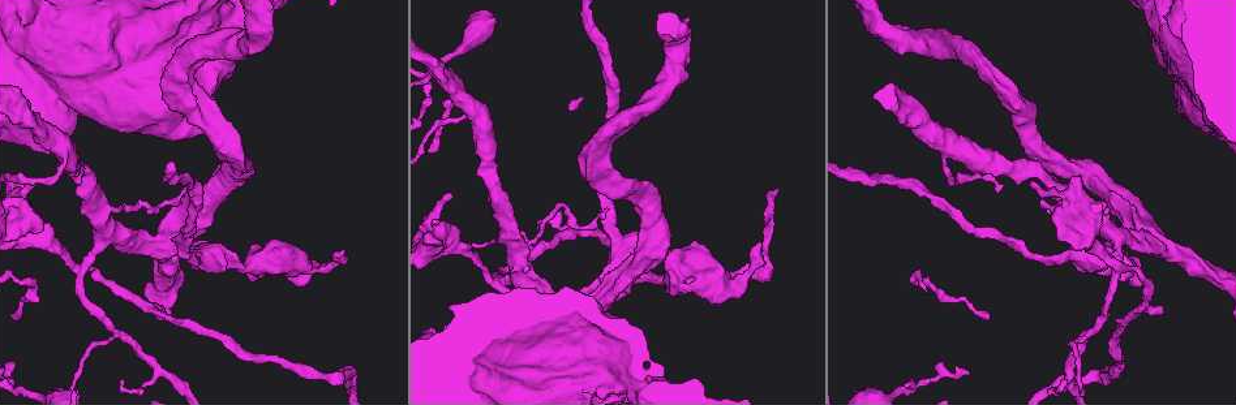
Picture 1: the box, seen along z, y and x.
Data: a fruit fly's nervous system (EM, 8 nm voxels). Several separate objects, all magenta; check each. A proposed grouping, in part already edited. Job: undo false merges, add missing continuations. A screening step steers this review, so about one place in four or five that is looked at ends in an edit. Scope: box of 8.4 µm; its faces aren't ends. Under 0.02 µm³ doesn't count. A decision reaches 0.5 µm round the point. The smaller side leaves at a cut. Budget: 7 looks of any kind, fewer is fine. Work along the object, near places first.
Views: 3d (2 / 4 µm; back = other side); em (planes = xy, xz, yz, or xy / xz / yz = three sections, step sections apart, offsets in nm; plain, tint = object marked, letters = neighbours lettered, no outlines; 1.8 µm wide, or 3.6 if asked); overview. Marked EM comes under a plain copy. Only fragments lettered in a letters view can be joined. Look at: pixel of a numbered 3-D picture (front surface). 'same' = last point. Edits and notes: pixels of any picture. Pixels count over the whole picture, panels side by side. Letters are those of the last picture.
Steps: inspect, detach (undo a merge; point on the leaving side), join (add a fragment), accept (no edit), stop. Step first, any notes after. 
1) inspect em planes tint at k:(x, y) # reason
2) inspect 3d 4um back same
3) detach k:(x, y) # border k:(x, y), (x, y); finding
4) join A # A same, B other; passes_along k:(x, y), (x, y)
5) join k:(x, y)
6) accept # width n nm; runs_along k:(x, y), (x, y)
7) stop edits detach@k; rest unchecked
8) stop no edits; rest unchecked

inspect 3d 2um at 1:(1158, 243) # three-way junction

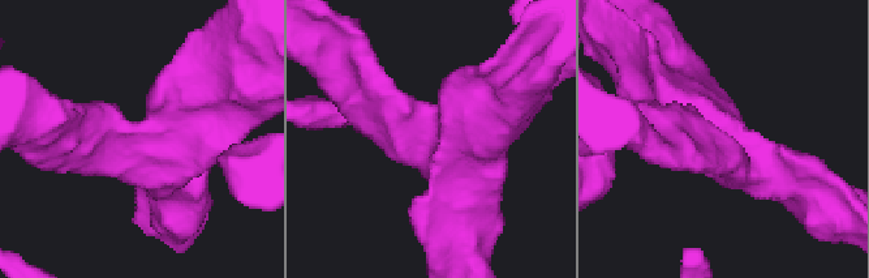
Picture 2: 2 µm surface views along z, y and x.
inspect em 3.6um planes letters at 2:(723, 149) # arms 3; arm_widths 220, 280, 380 nm

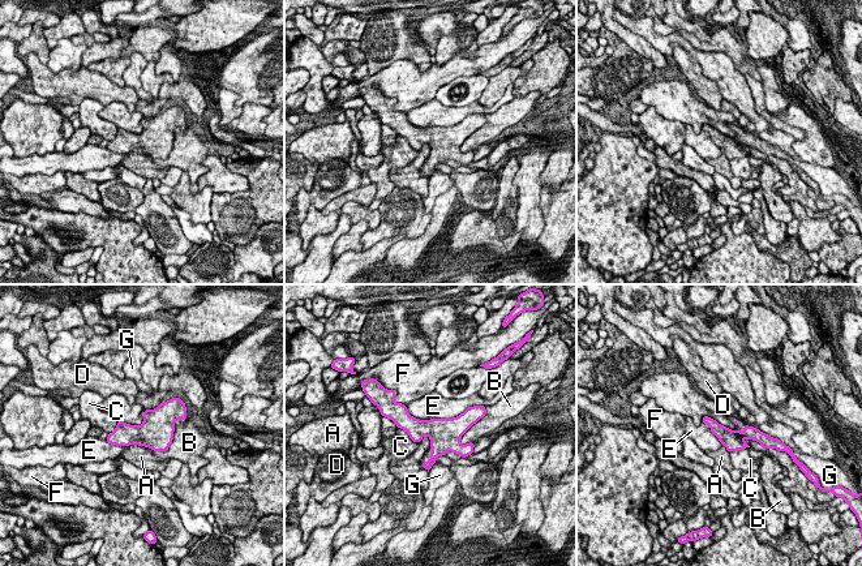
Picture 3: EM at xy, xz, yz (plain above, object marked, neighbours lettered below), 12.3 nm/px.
accept # longest_contact E 800 nm; A other, B other, C other, D other, E other, F other, G other; border 3:(404, 404), (420, 419), (470, 407); all the same cell

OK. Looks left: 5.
inspect 3d 4um at 1:(1137, 285) # branch stops here

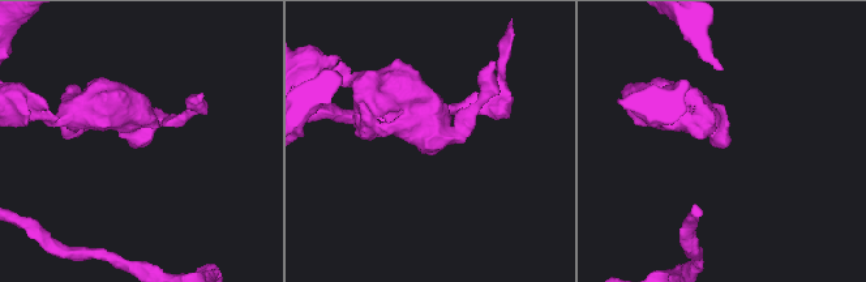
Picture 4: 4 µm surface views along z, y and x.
inspect em xz step 8 letters at 4:(720, 148) # shape alone is not enough

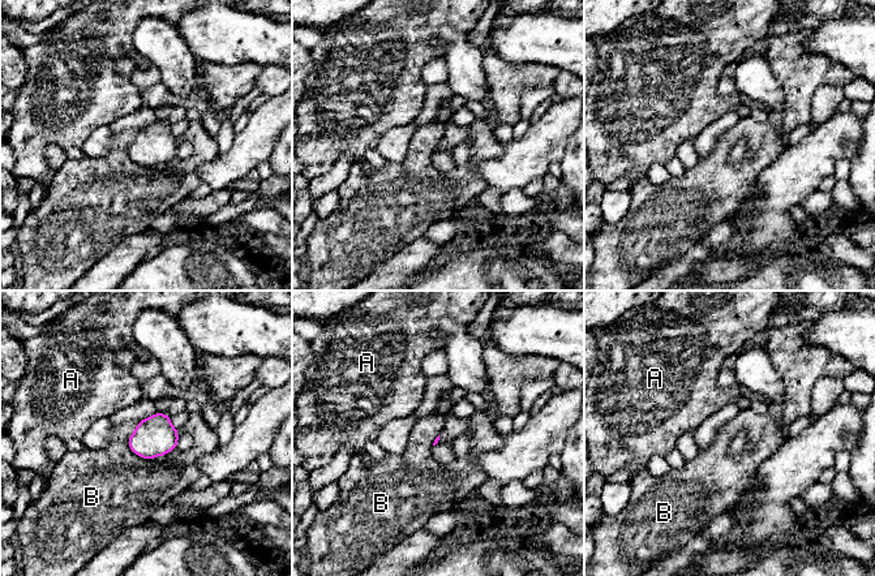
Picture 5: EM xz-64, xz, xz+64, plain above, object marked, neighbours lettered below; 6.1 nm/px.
accept # A other, B other; border 5:(140, 421), (128, 447), (150, 460); none of them fits

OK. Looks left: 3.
inspect 3d 4um at 1:(767, 263)

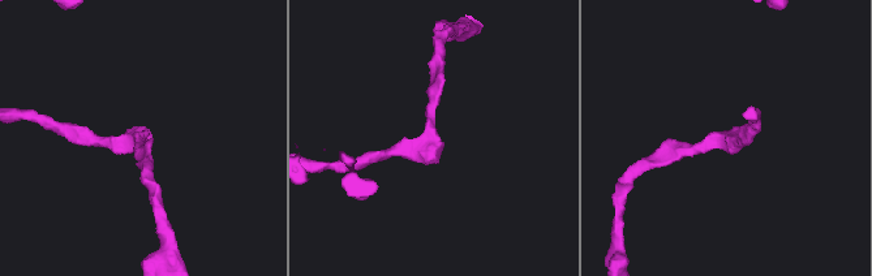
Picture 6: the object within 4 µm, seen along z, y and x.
inspect em planes letters at 6:(724, 139) # need the tissue

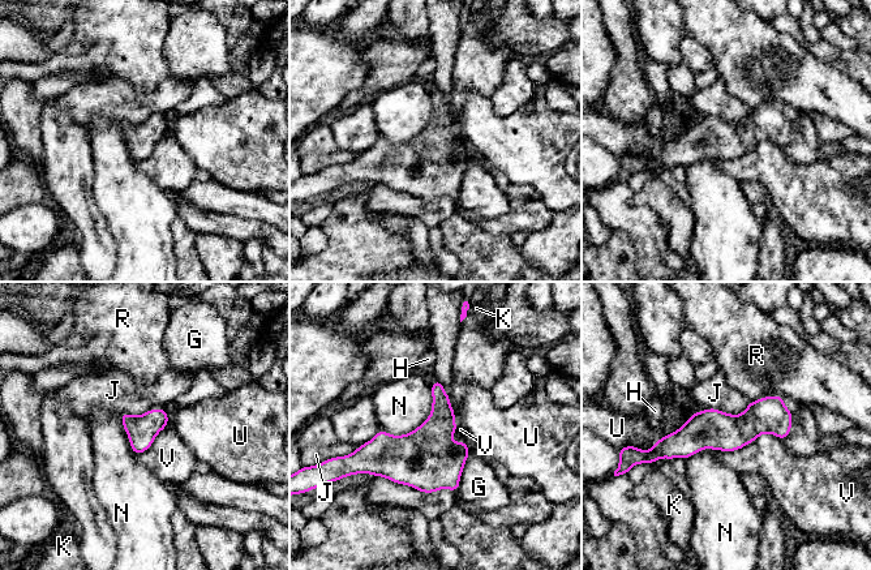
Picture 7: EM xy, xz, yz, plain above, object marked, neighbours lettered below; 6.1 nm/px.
accept # longest_contact N 600 nm; G other, H other, J other, K other, N other, R other, U other, V other; border 7:(432, 385), (417, 427), (359, 446); continuous, no second cell

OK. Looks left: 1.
stop no edits; rest unchecked

